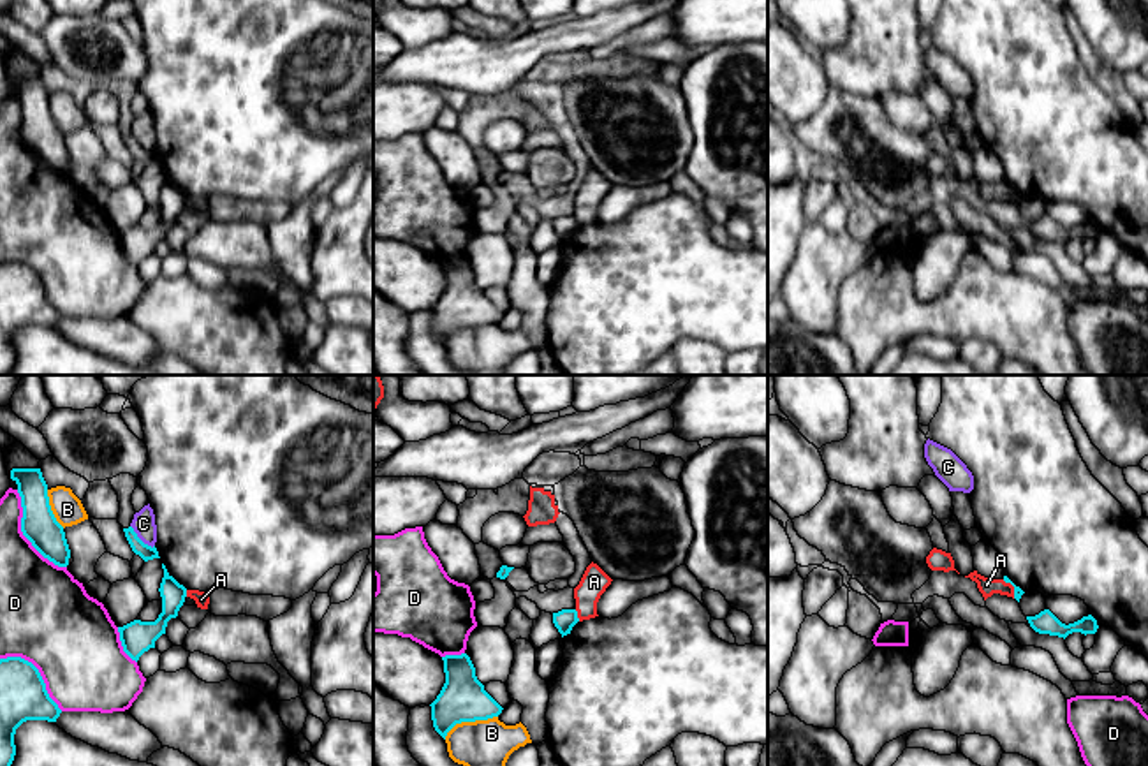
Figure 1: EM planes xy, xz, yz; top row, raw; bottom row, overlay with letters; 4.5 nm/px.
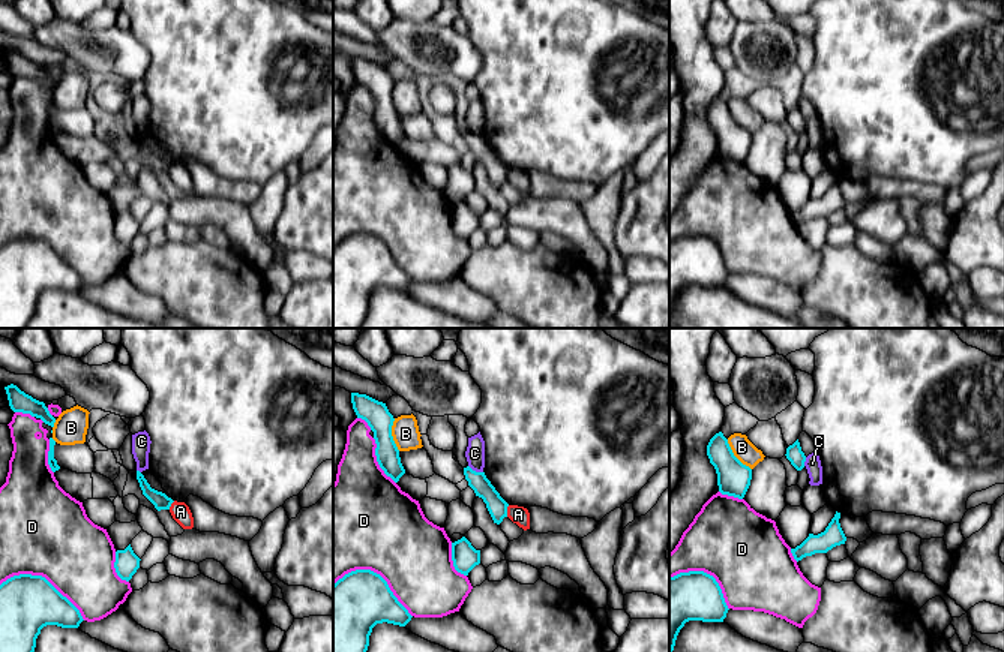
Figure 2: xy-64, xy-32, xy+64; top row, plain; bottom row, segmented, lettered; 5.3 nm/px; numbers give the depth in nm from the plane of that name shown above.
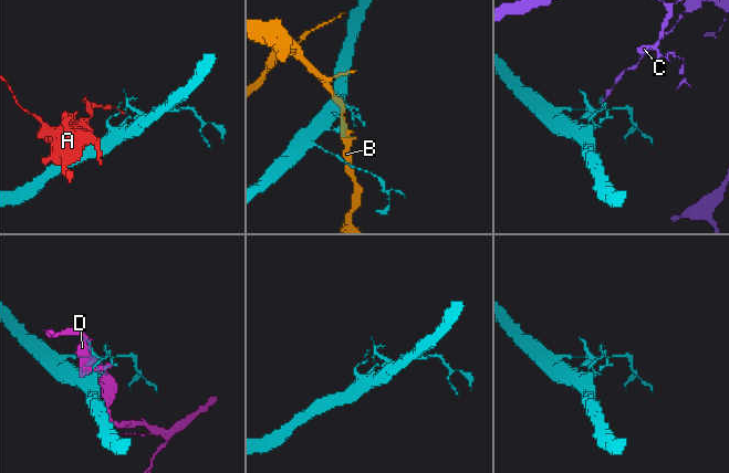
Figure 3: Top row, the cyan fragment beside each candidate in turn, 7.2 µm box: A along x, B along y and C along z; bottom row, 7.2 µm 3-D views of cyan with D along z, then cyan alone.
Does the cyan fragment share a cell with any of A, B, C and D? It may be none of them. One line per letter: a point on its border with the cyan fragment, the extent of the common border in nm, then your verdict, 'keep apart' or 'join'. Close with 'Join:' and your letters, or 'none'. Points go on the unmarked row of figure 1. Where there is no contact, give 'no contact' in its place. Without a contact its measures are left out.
A: xz (576, 220) | 60 nm | keep apart
B: xz (469, 326) | 260 nm | keep apart
C: xy (139, 145) | 150 nm | keep apart
D: xy (23, 139) | 420 nm | keep apart
Join: none

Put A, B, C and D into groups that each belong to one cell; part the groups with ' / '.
A / B / C / D

